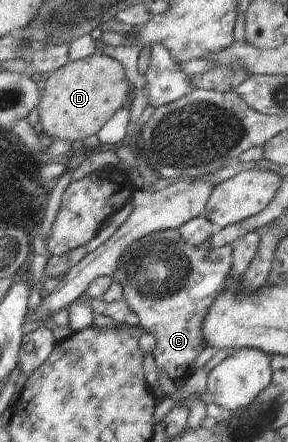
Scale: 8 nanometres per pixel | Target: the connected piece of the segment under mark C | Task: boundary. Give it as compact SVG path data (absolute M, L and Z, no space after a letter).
M178 230L146 235L138 241L132 241L126 247L122 257L118 259L116 271L111 275L113 281L122 285L124 300L138 316L140 326L156 338L156 347L151 354L154 357L158 375L159 373L167 374L174 384L176 381L186 382L193 375L194 359L208 347L202 335L202 321L208 315L208 309L220 297L220 293L231 283L229 275L233 263L232 245L226 244L219 248L206 246L206 244L193 246L190 243L184 243Z

